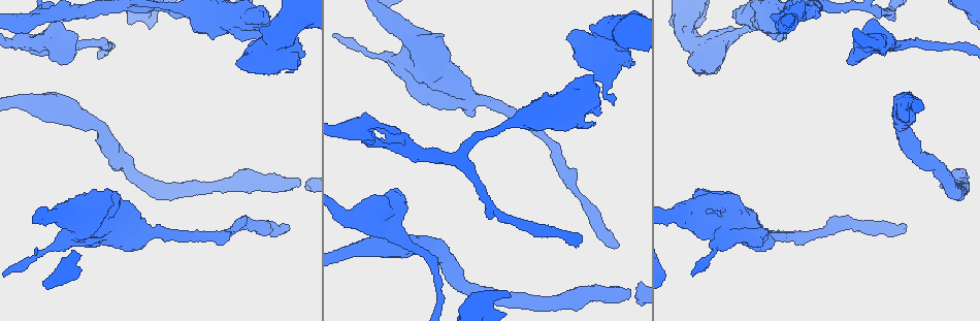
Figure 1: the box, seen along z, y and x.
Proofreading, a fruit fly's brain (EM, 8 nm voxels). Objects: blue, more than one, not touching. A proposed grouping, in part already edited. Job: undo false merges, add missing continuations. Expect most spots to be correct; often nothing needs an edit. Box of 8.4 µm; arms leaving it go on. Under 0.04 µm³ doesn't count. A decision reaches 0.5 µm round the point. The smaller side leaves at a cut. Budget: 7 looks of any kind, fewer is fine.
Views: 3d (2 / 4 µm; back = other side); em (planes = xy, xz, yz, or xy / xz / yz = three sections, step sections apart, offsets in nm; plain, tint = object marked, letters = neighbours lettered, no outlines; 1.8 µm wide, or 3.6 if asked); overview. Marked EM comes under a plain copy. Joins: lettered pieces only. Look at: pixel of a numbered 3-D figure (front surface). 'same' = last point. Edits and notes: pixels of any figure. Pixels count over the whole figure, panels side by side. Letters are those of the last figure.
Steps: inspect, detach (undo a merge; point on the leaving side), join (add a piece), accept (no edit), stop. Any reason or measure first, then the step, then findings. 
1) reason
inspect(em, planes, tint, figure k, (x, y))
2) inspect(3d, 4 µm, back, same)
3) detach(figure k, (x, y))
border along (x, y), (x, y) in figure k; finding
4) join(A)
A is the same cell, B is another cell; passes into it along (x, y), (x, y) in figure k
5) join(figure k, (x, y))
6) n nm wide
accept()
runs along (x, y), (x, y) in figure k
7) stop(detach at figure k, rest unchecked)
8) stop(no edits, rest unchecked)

thick end
inspect(em, planes, letters, figure 1, (848, 62))

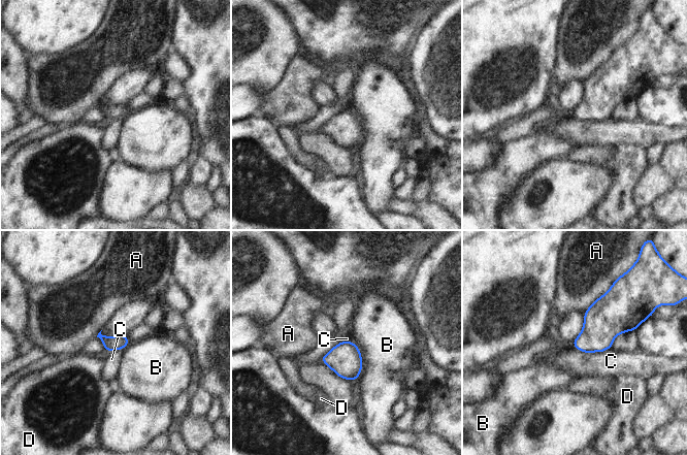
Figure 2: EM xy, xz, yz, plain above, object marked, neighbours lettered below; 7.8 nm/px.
accept()
A, B, C and D are other cells; border along (573, 345), (584, 352), (611, 348) in figure 2; no lettered piece goes on from it

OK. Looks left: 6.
branch stops here
inspect(em, planes, letters, figure 1, (594, 122))

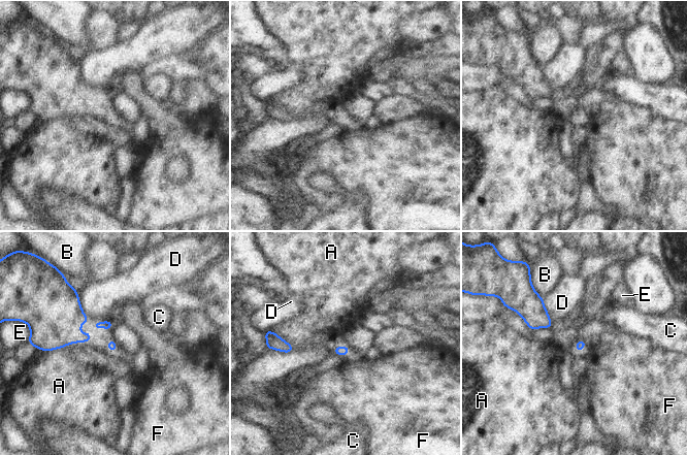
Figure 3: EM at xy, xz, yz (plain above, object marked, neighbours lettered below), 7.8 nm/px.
accept()
A, B, C, D, E and F are other cells; border along (542, 297), (552, 327) in figure 3; none of them fits

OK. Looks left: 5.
branch stops here
inspect(3d, 4 µm, figure 1, (630, 291))

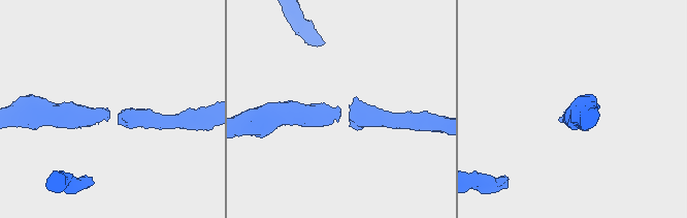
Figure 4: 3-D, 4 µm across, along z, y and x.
inspect(em, planes, letters, figure 4, (109, 114))

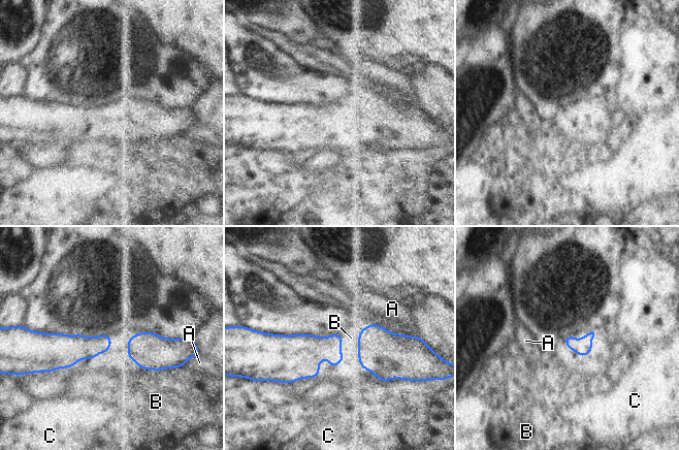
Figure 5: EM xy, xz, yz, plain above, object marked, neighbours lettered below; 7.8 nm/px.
accept()
A, B and C are other cells; border along (127, 341), (139, 366), (175, 366) in figure 5; no lettered piece goes on from it

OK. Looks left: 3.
stop(no edits, rest unchecked)

